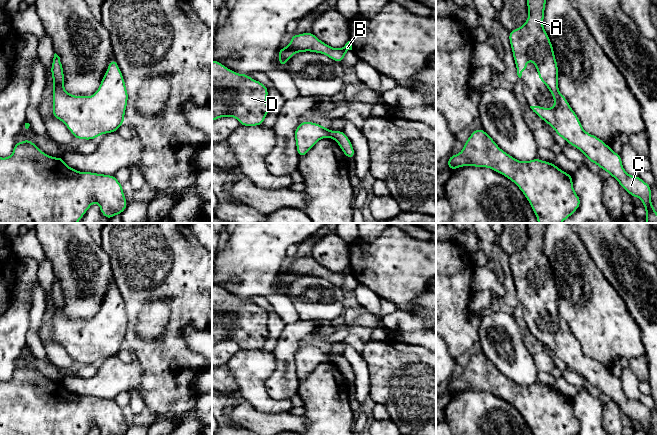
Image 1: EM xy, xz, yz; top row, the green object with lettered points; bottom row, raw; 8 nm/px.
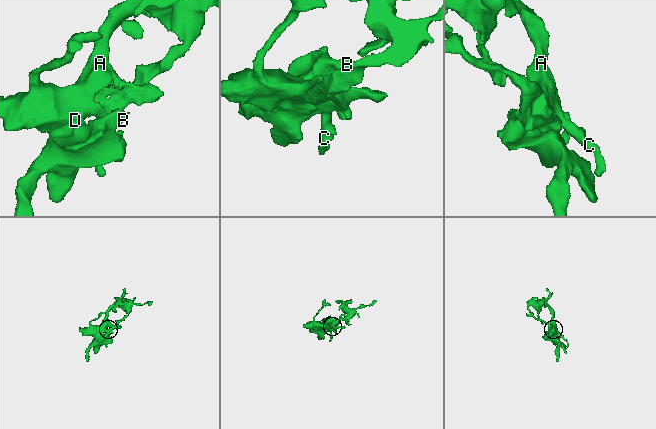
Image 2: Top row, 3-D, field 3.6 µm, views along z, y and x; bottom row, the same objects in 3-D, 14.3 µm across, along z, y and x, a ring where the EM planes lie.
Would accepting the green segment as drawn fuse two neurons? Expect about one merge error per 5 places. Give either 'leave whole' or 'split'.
leave whole

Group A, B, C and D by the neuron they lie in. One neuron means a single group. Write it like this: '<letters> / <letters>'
A B C D

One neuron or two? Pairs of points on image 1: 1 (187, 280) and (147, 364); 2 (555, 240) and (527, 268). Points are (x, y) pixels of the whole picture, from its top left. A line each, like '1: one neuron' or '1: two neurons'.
1: one neuron
2: two neurons

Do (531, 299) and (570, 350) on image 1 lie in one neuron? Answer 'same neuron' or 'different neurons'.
same neuron

